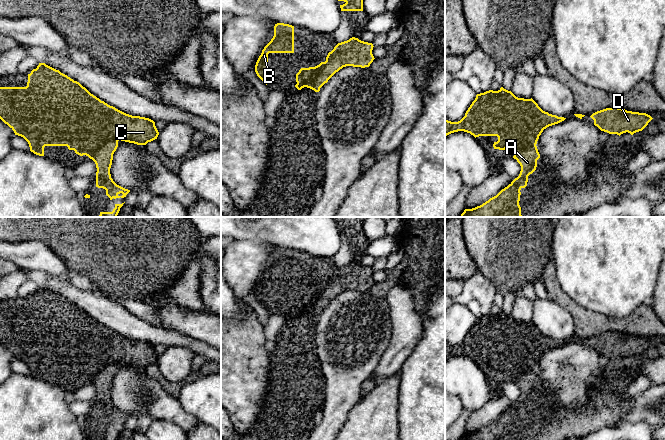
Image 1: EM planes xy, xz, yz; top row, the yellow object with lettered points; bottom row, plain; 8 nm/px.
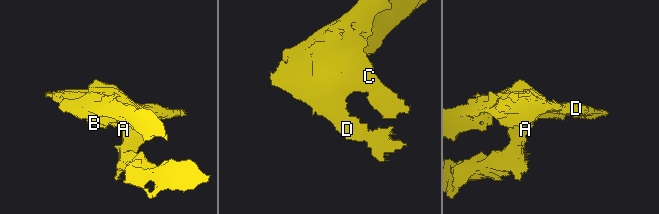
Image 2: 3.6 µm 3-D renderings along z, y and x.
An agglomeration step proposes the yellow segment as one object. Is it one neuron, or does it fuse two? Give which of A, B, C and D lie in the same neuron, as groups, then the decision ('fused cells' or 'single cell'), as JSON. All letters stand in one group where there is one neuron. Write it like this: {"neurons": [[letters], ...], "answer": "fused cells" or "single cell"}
{"neurons": [["A"], ["B", "C", "D"]], "answer": "fused cells"}

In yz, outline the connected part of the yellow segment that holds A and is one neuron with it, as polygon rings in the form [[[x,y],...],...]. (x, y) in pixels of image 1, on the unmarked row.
[[[535,369],[522,373],[513,382],[521,390],[519,400],[482,429],[465,433],[461,440],[522,440],[519,429],[520,414],[527,410],[528,400],[536,394],[540,378]]]

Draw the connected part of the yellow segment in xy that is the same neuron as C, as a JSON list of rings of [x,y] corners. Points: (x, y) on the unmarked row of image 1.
[[[39,287],[37,292],[28,298],[26,311],[0,311],[0,343],[14,355],[15,359],[23,361],[28,366],[30,375],[39,380],[44,380],[45,370],[67,370],[76,378],[86,379],[92,383],[98,373],[111,364],[146,369],[159,359],[153,344],[132,340],[108,329],[79,306],[45,287]]]

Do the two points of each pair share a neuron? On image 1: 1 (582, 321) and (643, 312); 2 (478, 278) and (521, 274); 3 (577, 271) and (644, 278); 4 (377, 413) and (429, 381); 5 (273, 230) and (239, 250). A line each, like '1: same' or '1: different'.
1: same
2: different
3: same
4: different
5: different

